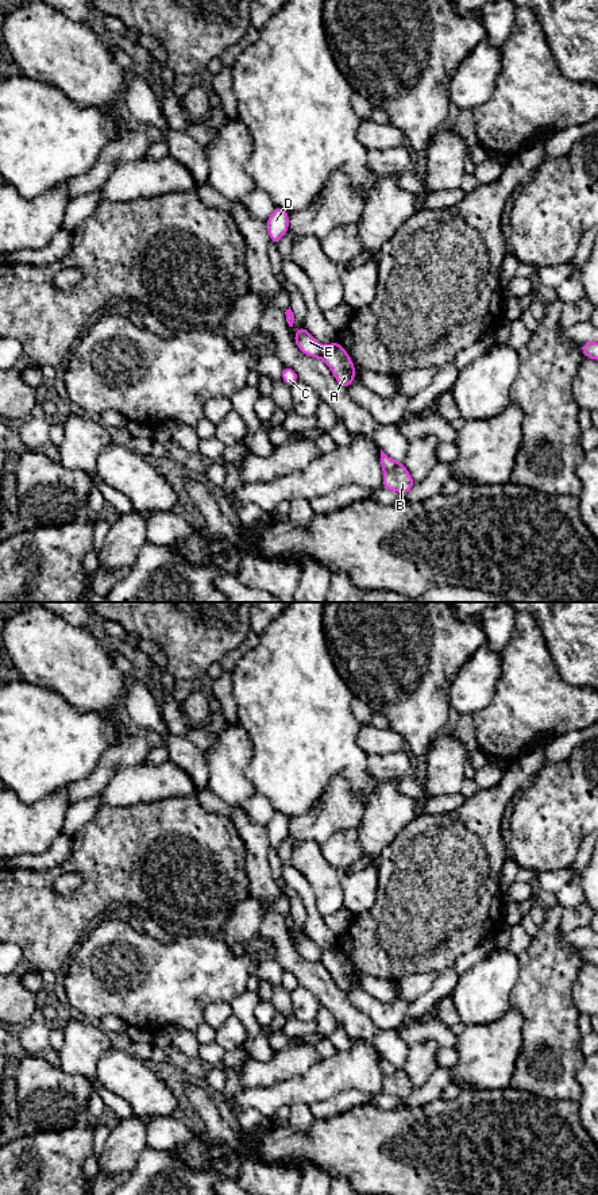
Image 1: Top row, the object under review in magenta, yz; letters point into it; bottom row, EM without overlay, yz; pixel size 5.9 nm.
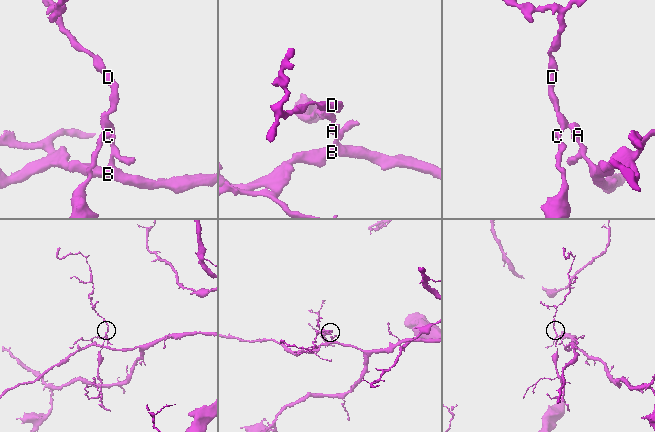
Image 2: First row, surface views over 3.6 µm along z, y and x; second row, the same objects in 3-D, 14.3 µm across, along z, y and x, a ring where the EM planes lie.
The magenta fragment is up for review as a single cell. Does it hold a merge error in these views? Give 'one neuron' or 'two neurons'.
two neurons

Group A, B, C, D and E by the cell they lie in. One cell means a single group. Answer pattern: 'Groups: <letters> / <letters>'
Groups: A B / C D E

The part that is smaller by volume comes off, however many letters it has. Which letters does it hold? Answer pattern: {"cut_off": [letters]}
{"cut_off": ["C", "D", "E"]}

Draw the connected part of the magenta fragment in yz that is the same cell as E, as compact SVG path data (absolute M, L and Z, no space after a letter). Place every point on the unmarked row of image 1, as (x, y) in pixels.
M304 932L296 934L296 951L308 961L320 963L323 951Z

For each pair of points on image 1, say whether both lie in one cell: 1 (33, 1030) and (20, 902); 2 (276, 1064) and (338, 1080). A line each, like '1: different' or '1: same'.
1: different
2: different

